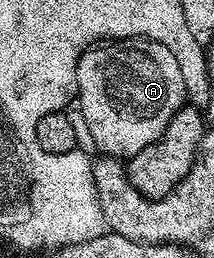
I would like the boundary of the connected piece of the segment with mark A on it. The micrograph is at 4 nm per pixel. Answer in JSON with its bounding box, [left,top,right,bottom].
[77,39,186,159]

